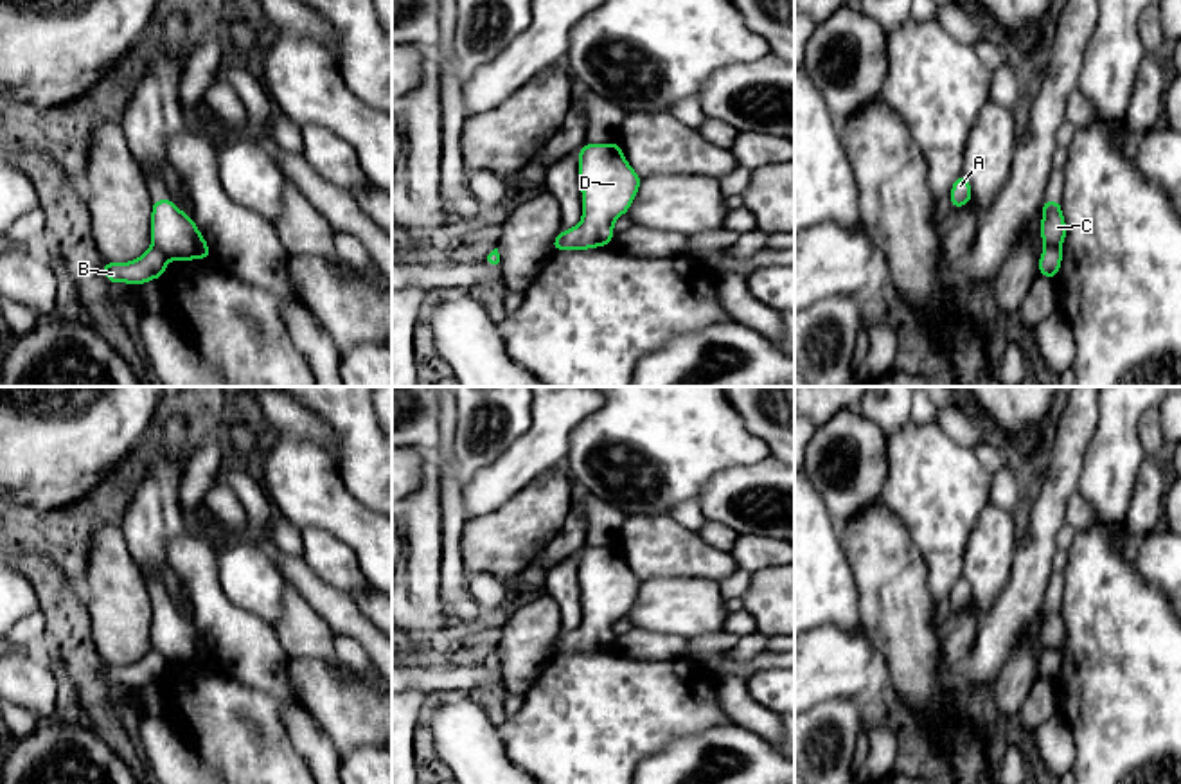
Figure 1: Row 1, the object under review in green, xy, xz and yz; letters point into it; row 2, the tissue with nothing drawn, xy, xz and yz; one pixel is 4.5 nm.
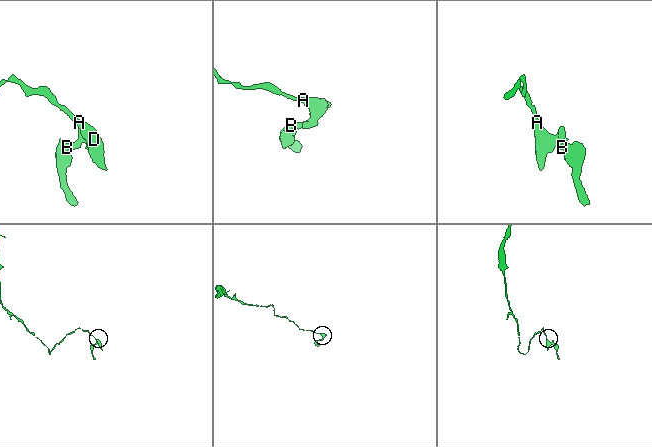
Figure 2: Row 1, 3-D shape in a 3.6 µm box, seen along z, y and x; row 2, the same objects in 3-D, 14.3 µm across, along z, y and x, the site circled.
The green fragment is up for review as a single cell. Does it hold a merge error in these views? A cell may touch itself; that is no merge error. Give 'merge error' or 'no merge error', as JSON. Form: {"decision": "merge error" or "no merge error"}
{"decision": "merge error"}

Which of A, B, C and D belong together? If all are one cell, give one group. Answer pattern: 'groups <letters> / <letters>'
groups A C D / B

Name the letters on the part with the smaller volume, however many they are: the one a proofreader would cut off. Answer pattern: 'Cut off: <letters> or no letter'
Cut off: B

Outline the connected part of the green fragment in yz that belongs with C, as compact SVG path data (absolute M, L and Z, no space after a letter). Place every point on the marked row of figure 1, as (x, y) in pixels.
M1043 201L1041 239L1046 246L1061 246L1066 239L1066 221L1062 218L1061 201Z

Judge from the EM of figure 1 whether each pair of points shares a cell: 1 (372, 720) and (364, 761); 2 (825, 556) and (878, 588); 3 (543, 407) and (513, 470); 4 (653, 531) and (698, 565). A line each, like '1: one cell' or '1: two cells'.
1: two cells
2: two cells
3: one cell
4: one cell

